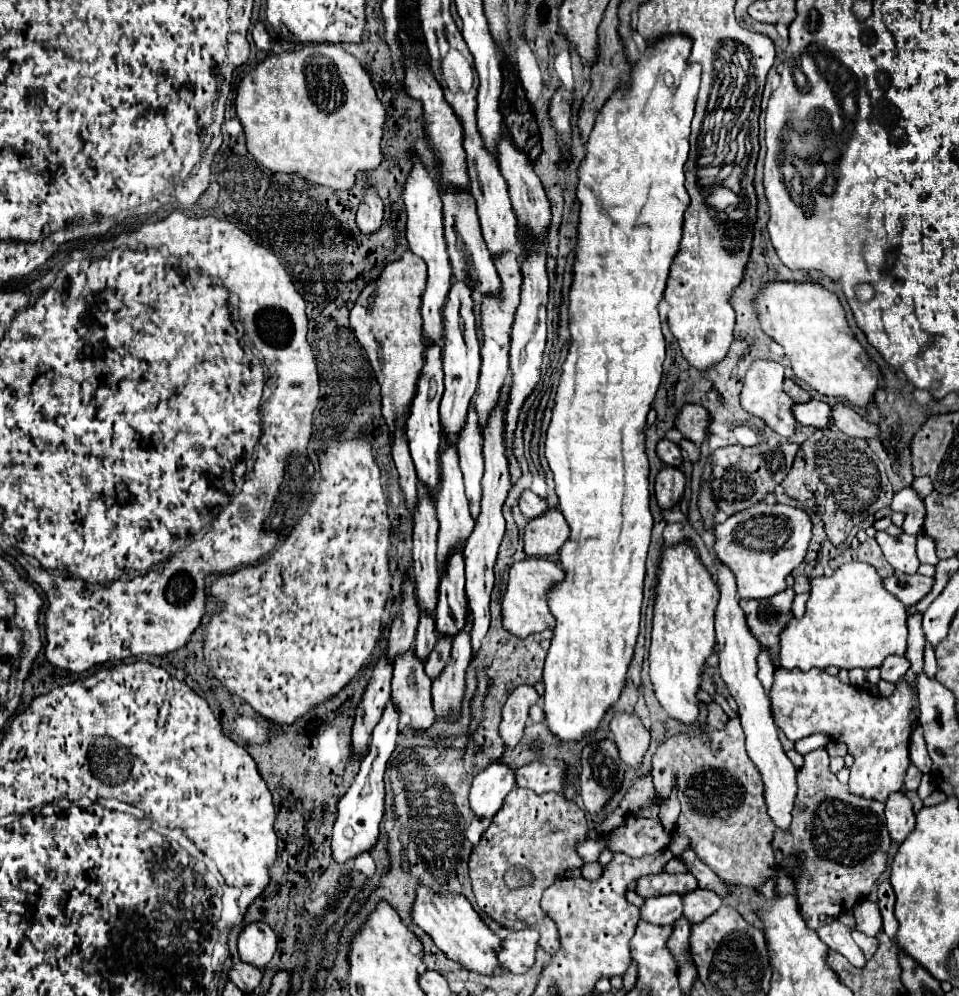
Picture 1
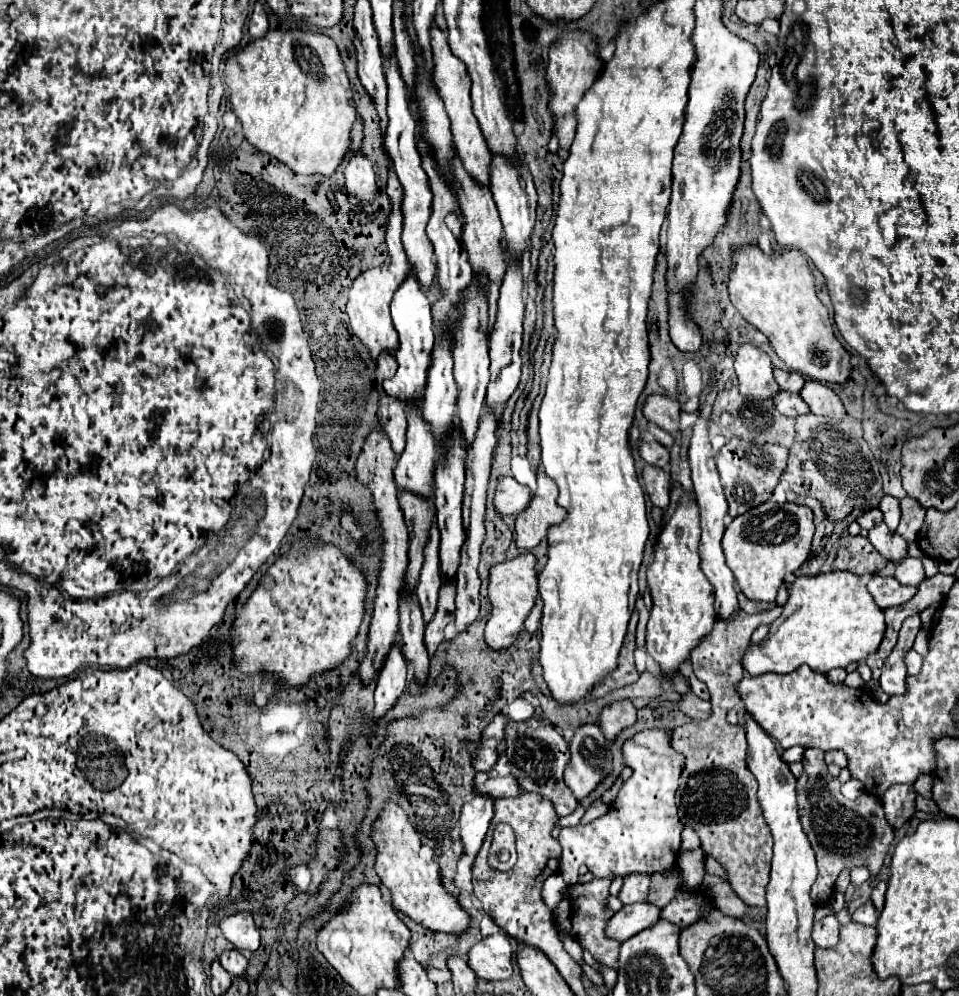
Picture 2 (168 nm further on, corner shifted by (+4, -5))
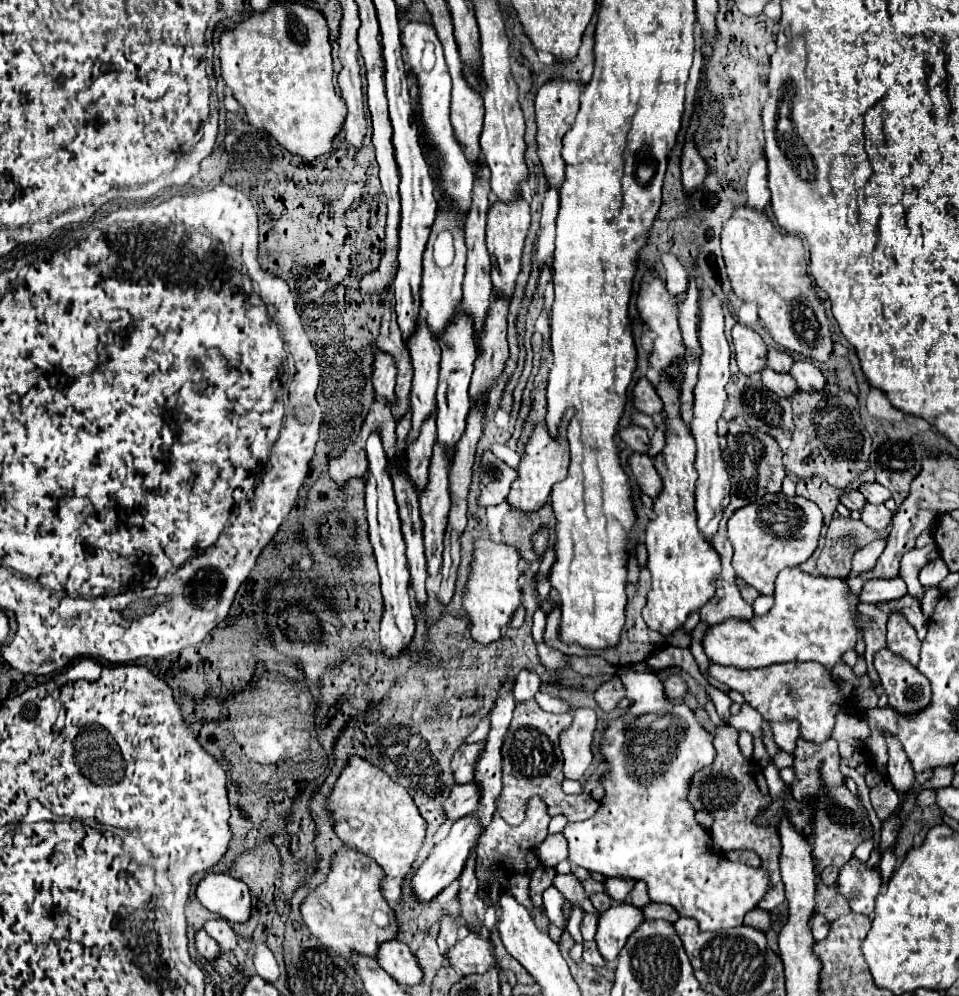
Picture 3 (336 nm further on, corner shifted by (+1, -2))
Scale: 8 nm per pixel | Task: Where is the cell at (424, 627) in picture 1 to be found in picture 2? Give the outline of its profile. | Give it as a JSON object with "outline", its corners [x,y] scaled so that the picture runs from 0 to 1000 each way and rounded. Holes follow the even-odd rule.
{"outline":[[[456,525],[449,527],[447,543],[443,547],[443,565],[439,571],[439,579],[433,591],[433,597],[441,609],[443,623],[449,621],[456,609],[456,595],[460,589],[460,573],[458,573],[458,529]]]}

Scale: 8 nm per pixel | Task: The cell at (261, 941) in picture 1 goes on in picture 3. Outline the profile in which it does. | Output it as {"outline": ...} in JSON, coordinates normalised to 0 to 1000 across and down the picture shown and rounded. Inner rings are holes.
{"outline":[[[217,878],[204,892],[206,904],[229,922],[244,926],[259,926],[263,906],[259,890],[244,884],[240,878]]]}

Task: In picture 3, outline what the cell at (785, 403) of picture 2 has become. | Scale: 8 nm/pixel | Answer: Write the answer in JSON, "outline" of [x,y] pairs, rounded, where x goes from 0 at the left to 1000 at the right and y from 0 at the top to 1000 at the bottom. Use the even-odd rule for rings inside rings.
{"outline":[[[797,369],[792,378],[797,388],[815,400],[824,400],[828,398],[828,394],[832,394],[832,388],[828,386],[828,380],[824,376],[811,376],[811,373],[805,373],[803,369]]]}

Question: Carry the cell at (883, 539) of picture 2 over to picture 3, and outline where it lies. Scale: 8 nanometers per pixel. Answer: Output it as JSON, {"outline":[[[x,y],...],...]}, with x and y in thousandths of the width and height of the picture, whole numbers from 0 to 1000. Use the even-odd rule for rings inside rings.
{"outline":[[[903,506],[901,512],[897,514],[899,518],[899,524],[903,528],[907,528],[909,532],[918,534],[922,532],[928,524],[930,524],[930,514],[924,510],[924,508],[911,508],[911,506]]]}

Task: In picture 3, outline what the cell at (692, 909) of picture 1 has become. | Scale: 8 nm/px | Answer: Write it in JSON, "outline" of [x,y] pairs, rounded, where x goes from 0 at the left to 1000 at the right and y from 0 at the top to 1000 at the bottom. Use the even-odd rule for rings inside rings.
{"outline":[[[676,908],[674,912],[669,912],[672,920],[678,922],[678,924],[684,924],[684,922],[690,922],[690,924],[697,924],[697,926],[705,926],[709,920],[705,916],[705,912],[699,912],[699,908]]]}

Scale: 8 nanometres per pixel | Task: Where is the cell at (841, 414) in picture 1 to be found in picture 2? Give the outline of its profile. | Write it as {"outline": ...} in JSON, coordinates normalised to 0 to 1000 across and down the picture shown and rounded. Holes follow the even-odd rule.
{"outline":[[[842,381],[835,391],[835,399],[839,401],[846,415],[850,415],[850,417],[858,417],[862,421],[875,423],[881,415],[875,397],[867,389],[862,389],[860,385]]]}

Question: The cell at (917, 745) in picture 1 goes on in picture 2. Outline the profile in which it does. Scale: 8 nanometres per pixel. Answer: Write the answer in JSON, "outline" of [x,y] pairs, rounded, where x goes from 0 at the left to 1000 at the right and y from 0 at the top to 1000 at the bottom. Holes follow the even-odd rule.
{"outline":[[[962,778],[962,780],[958,780],[958,782],[954,784],[954,788],[952,788],[952,792],[954,792],[960,800],[967,800],[967,802],[973,800],[971,790],[973,790],[973,782],[971,782],[971,778]]]}

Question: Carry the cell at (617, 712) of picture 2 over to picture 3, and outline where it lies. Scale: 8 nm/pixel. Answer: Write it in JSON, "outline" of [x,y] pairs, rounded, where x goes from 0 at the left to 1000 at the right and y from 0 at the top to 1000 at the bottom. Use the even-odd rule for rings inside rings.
{"outline":[[[636,683],[636,685],[630,685],[624,693],[621,693],[621,705],[624,709],[630,713],[630,715],[638,715],[640,711],[644,711],[644,705],[653,699],[651,695],[653,691],[649,689],[647,683]]]}

